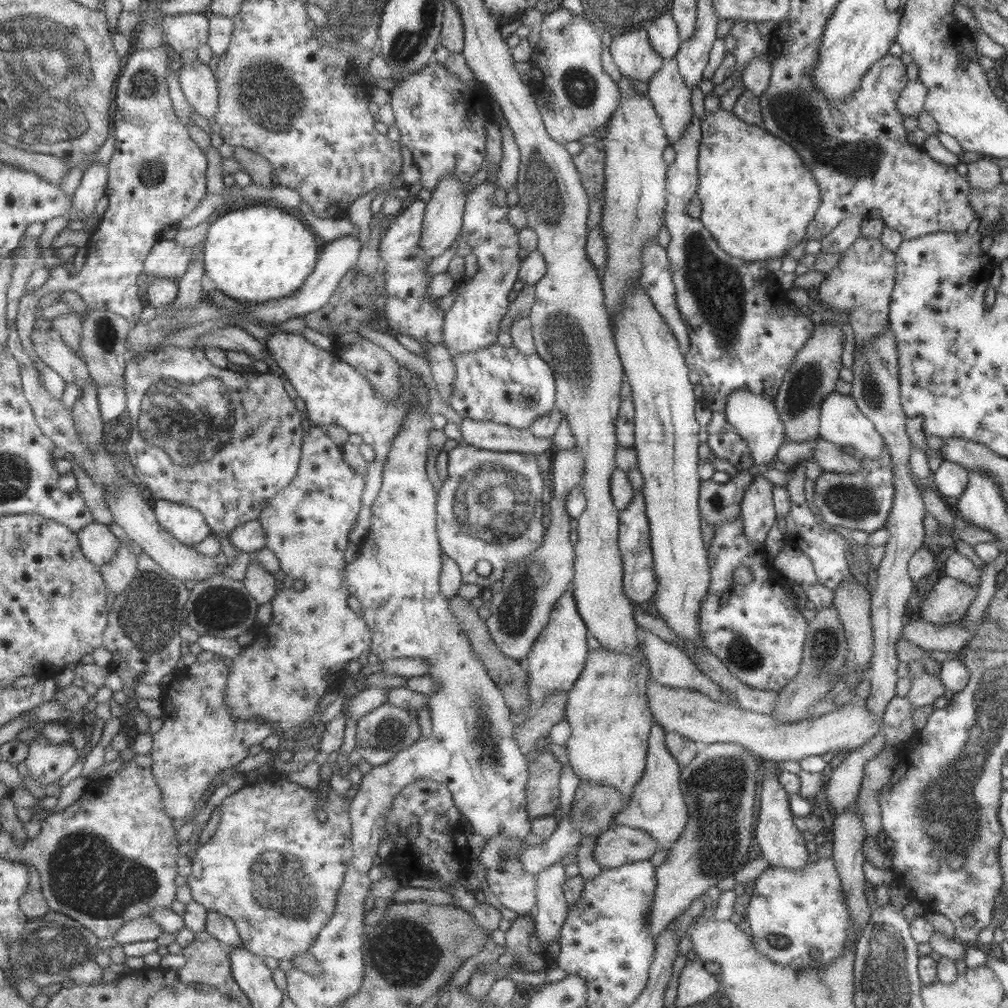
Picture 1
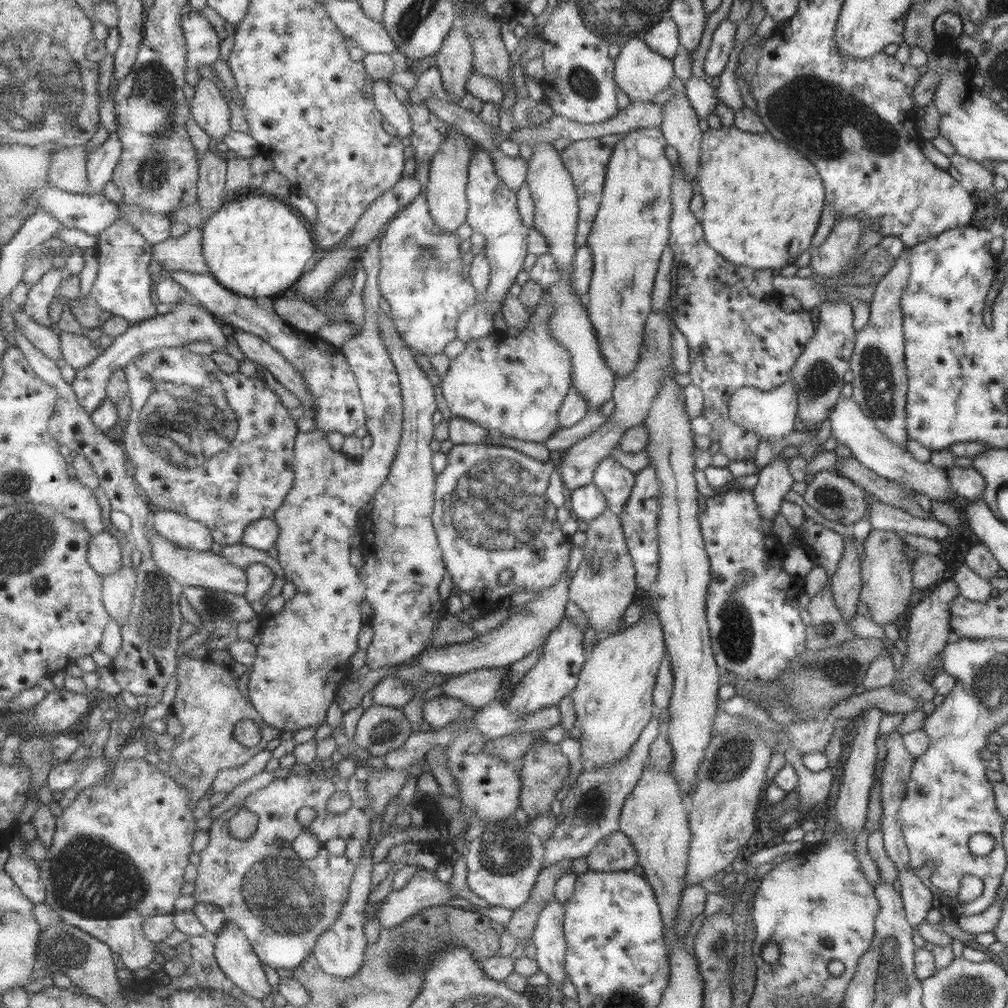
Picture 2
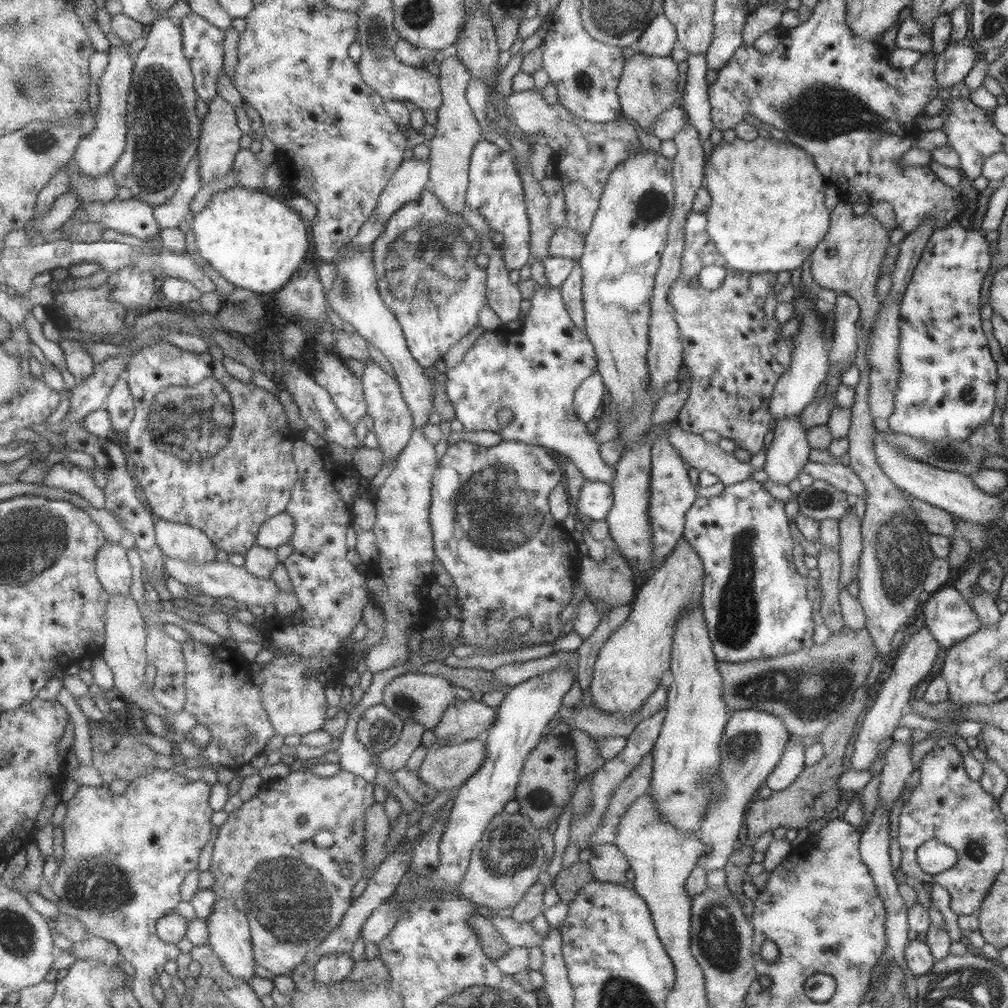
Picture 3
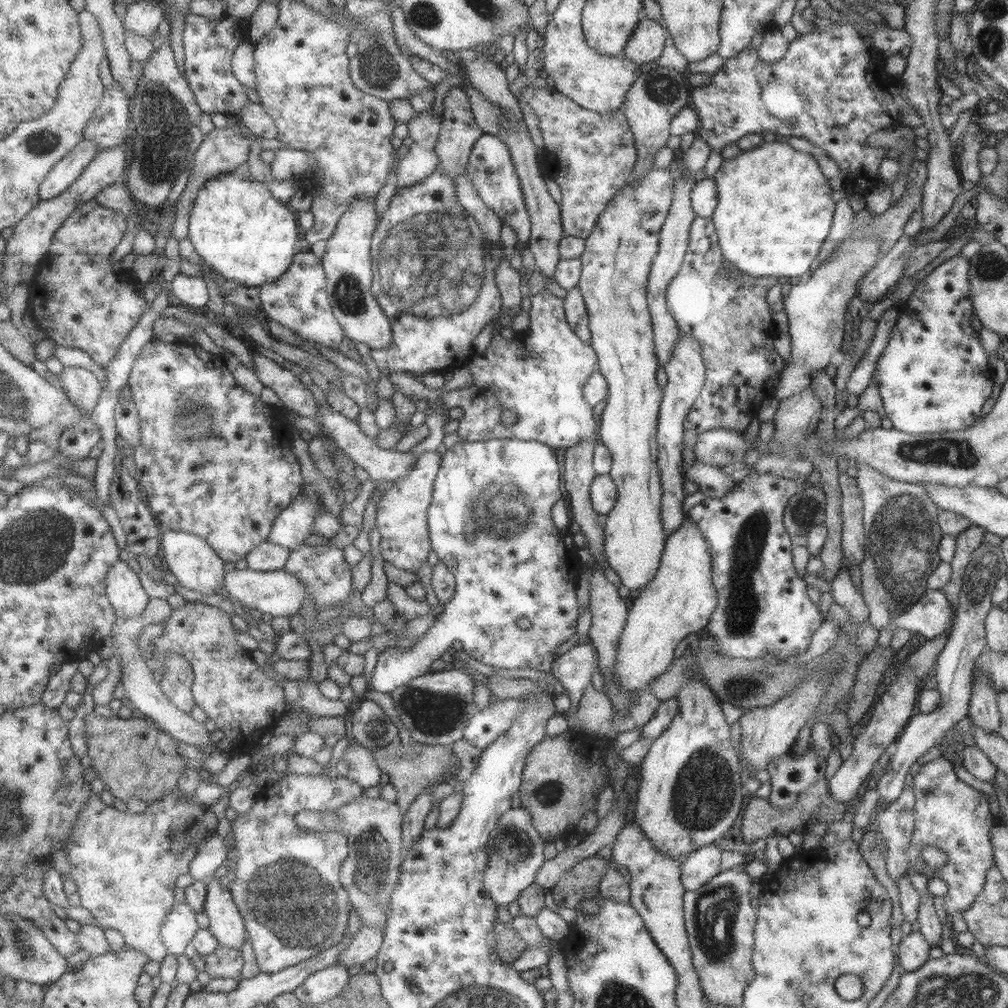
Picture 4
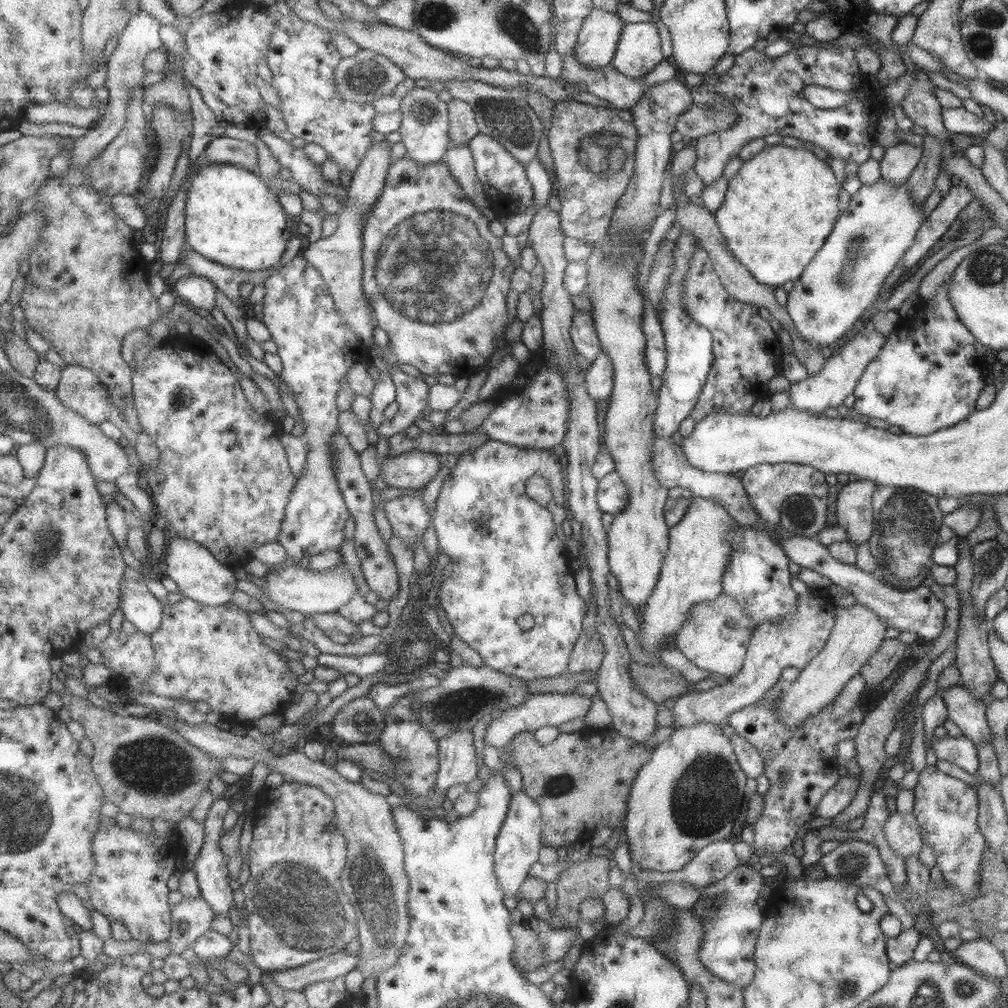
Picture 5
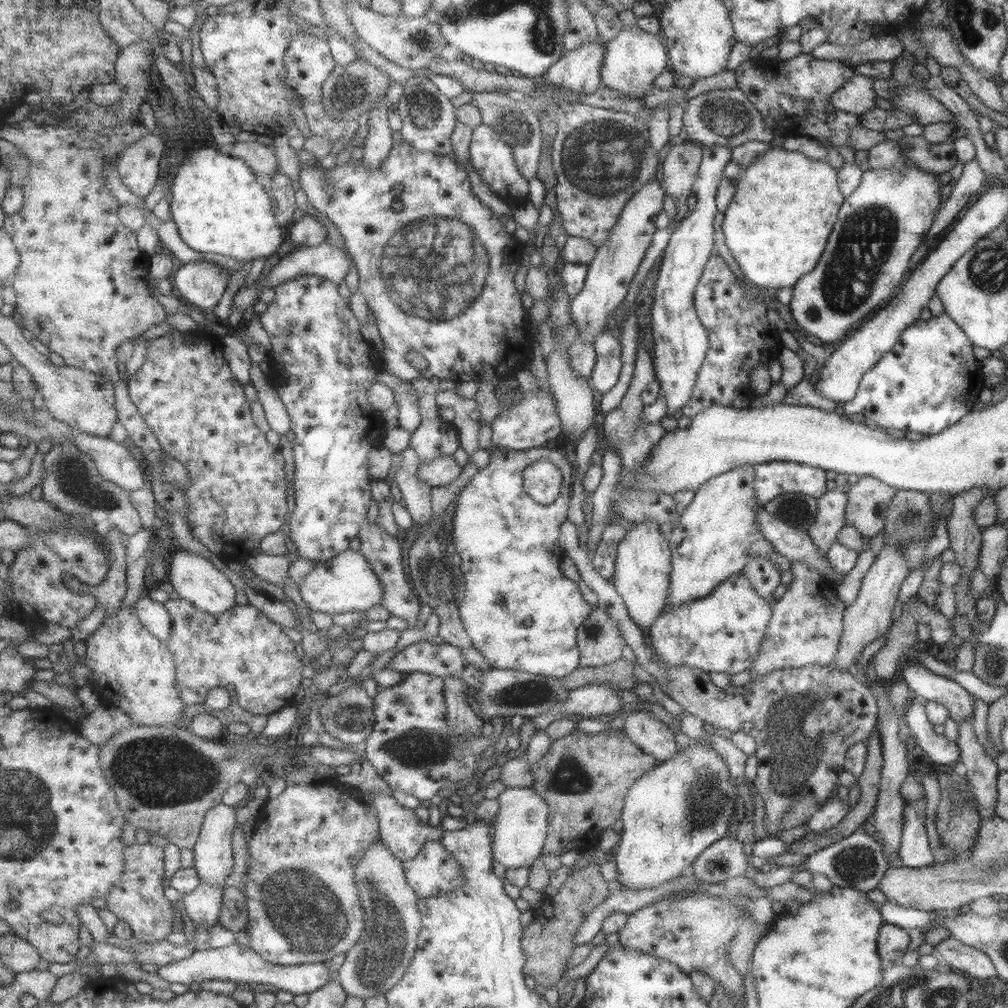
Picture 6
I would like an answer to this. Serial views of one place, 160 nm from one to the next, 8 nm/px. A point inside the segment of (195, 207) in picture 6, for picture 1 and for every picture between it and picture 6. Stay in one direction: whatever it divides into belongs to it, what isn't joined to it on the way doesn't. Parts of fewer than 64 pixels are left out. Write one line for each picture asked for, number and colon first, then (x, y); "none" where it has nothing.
1: (260, 253)
2: (256, 245)
3: (254, 240)
4: (239, 227)
5: (233, 217)

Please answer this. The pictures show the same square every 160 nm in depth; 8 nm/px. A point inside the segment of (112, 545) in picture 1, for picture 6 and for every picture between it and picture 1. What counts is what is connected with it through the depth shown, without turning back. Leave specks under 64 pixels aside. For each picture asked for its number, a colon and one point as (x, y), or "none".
2: (106, 555)
3: (114, 569)
4: (128, 595)
5: (139, 605)
6: (155, 616)

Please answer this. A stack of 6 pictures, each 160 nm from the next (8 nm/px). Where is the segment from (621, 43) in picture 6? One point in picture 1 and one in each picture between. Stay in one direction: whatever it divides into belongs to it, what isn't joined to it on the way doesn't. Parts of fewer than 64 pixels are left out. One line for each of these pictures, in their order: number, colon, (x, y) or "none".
1: (662, 32)
2: (662, 37)
3: (657, 39)
4: (645, 44)
5: (638, 51)

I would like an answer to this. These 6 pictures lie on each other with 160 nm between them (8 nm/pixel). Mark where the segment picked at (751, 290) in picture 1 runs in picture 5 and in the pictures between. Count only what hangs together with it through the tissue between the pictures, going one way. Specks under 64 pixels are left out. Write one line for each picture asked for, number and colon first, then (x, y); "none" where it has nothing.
2: (737, 335)
3: (732, 346)
4: (727, 315)
5: (745, 353)

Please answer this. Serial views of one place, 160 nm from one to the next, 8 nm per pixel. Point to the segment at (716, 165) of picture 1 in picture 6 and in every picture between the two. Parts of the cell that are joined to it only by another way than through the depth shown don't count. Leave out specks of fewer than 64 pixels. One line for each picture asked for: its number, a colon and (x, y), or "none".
2: (762, 199)
3: (766, 214)
4: (757, 233)
5: (779, 208)
6: (784, 205)

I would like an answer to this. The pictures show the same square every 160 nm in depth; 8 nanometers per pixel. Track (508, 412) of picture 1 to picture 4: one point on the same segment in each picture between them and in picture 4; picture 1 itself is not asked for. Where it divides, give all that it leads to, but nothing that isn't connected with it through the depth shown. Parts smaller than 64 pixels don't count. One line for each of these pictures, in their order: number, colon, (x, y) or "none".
2: (515, 384)
3: (535, 371)
4: (539, 374)

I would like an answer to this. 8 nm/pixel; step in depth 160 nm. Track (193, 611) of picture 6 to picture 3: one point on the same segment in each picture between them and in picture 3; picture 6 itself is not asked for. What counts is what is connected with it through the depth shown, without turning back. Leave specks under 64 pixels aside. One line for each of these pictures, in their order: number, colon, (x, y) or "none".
3: (221, 695)
4: (230, 687)
5: (213, 654)

